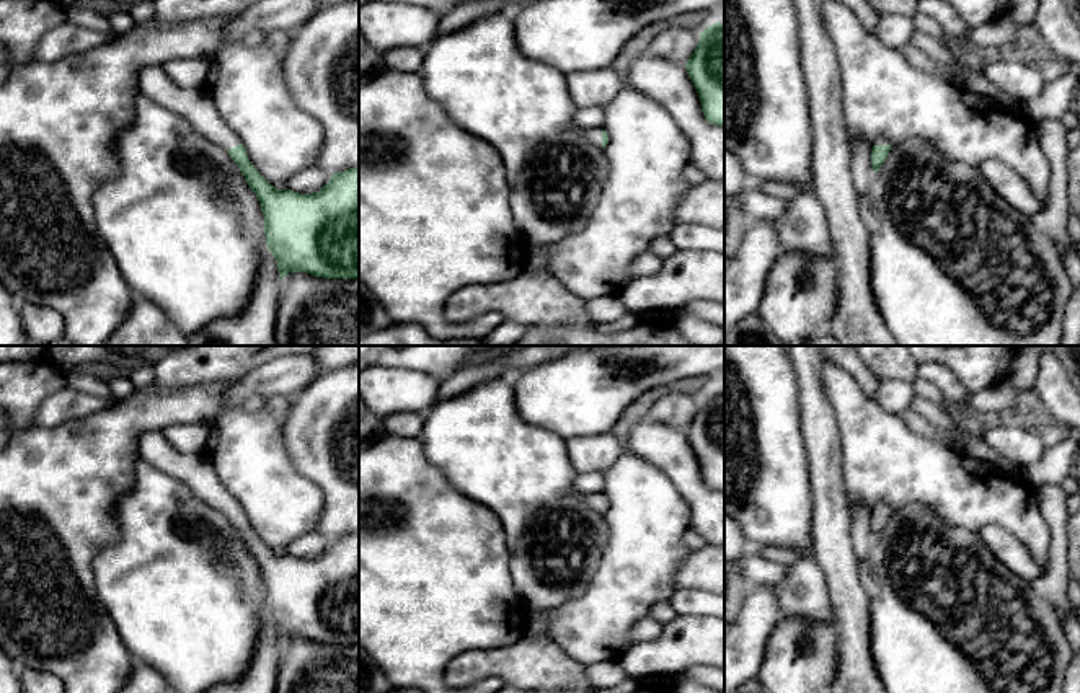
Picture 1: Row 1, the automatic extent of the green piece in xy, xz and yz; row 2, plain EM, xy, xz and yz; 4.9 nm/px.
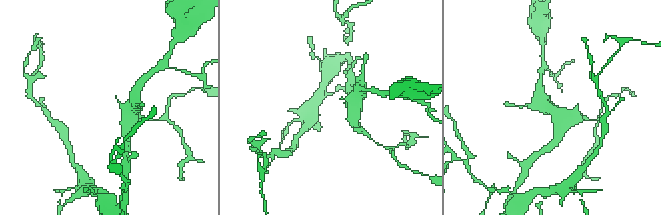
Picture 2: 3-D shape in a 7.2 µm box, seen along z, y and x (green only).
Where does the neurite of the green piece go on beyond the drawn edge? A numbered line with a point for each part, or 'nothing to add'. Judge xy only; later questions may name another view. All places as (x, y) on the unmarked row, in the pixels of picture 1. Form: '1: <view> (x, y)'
1: xy (194, 470)

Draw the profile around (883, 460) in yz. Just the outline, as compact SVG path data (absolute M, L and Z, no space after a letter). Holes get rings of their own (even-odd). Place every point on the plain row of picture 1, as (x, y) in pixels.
M824 359L822 390L834 411L835 427L842 447L842 476L850 509L865 507L870 514L874 505L886 502L892 510L918 502L933 509L953 527L979 532L984 525L994 523L1015 535L1046 569L1051 553L1051 530L1046 522L1038 489L1031 488L1021 475L1000 473L963 452L956 452L940 440L914 432L901 416L884 411L876 399L861 393L853 377L840 365Z

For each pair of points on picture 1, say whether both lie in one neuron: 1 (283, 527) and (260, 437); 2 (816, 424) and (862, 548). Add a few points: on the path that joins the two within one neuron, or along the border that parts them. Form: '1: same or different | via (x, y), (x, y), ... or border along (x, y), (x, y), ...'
1: same | via (279, 504), (260, 475), (260, 460)
2: different | border along (850, 511), (850, 538), (858, 558)

